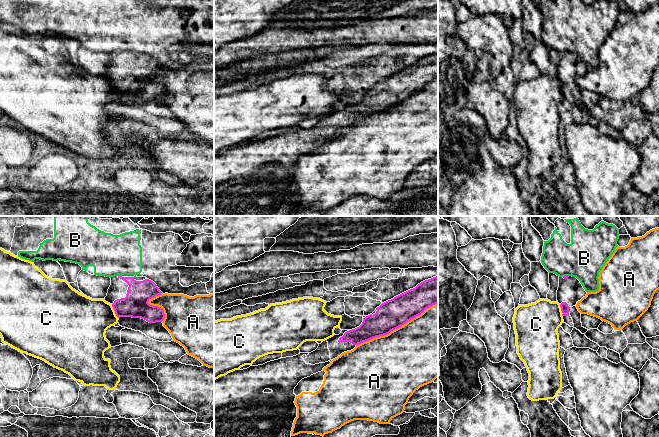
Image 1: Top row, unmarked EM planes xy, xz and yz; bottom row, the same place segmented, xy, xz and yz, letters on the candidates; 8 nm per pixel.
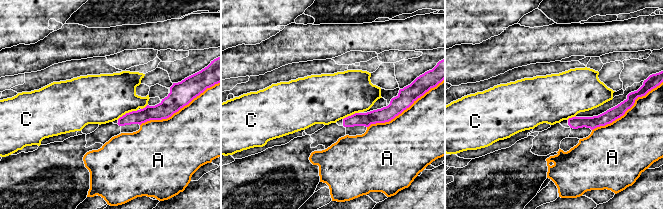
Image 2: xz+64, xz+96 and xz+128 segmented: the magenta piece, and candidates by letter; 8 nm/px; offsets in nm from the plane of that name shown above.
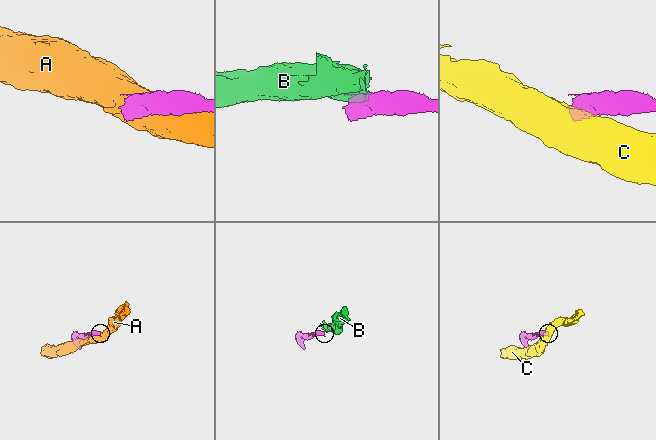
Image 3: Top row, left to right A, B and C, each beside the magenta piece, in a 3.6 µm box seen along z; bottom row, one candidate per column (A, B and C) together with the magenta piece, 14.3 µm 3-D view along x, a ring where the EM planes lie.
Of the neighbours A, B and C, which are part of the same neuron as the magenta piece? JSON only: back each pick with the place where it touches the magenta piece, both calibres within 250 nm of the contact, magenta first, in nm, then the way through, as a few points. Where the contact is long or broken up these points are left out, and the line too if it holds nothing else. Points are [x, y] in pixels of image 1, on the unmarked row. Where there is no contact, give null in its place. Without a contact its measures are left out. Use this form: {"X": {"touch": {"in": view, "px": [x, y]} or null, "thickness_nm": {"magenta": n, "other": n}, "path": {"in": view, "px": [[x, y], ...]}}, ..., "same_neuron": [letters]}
{"same_neuron": []}

